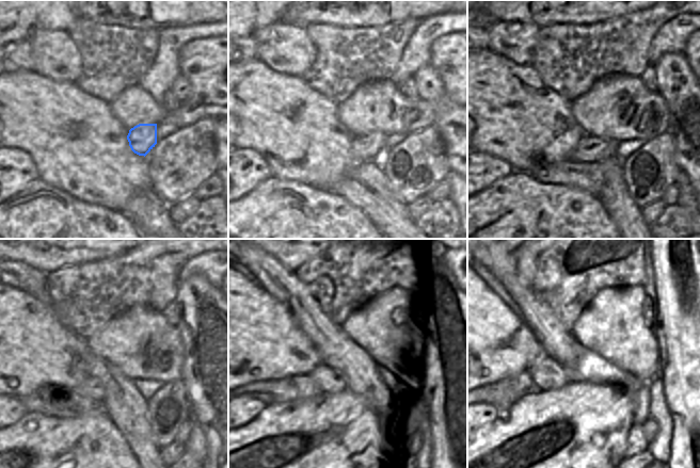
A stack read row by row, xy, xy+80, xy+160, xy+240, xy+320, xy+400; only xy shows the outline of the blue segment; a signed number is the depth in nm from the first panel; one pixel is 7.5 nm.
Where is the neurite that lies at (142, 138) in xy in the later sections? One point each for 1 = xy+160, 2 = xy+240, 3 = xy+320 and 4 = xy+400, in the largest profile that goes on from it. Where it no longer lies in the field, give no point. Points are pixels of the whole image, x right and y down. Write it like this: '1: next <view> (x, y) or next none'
1: next xy+160 (589, 148)
2: next xy+240 (93, 388)
3: next xy+320 (329, 382)
4: next xy+400 (547, 374)

